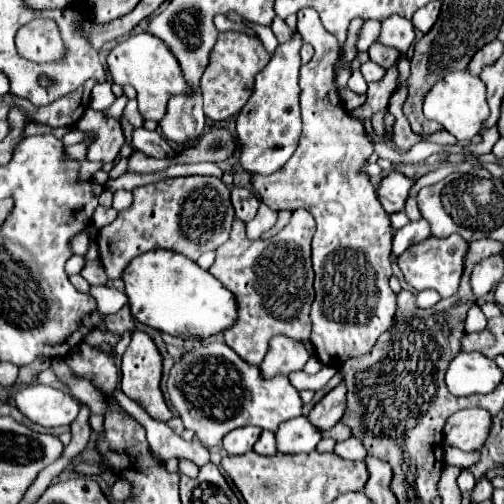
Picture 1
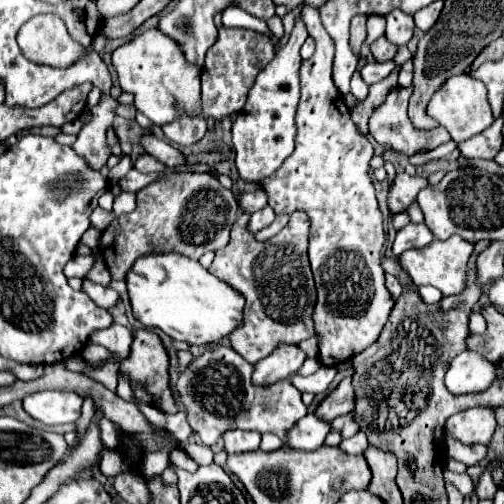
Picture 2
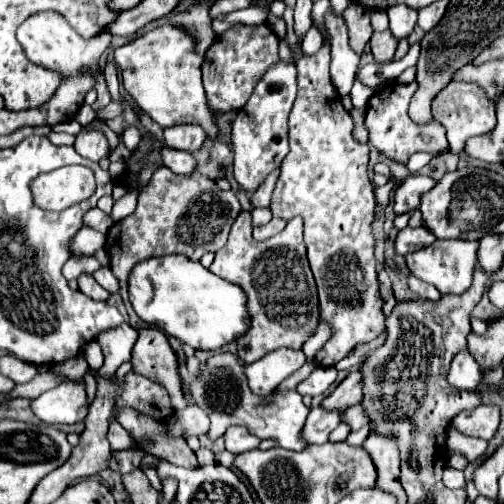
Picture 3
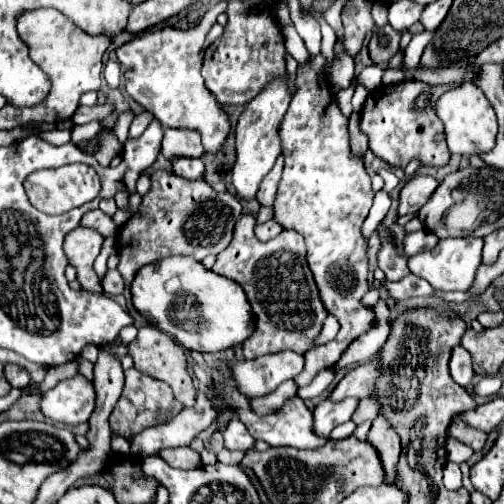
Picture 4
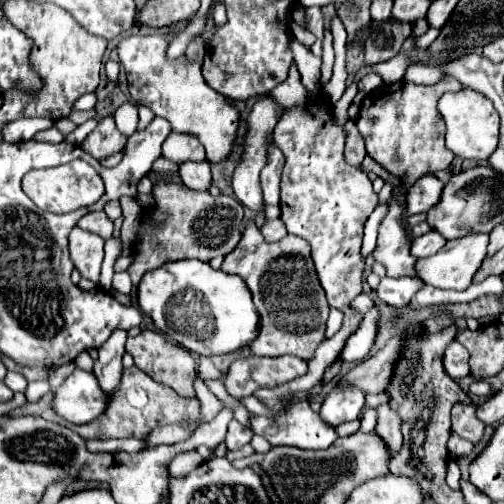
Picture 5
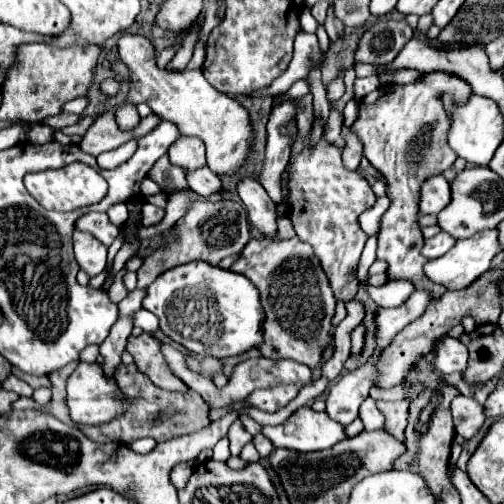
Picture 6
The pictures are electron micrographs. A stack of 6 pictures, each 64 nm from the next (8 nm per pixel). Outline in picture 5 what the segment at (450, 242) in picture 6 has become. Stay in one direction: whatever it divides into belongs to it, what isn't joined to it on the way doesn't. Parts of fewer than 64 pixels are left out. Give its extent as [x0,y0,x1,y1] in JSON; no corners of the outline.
[412,232,446,258]

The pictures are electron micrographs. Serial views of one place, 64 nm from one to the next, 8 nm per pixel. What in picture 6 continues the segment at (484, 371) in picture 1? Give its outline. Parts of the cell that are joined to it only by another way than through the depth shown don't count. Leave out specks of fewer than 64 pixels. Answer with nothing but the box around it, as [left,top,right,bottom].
[432,336,468,374]

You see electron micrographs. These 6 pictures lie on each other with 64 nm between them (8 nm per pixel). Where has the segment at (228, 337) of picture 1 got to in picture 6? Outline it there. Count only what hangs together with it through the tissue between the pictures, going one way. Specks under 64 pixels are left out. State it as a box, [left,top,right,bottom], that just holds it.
[230,238,336,368]

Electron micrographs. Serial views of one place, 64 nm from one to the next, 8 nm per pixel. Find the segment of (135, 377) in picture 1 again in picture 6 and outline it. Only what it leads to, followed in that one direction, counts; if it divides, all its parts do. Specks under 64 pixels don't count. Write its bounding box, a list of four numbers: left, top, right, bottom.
[126,334,223,392]

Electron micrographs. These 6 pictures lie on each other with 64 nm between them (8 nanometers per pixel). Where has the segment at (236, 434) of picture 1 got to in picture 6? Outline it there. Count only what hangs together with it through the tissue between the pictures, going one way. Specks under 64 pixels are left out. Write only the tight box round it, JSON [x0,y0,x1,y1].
[228,420,252,456]

